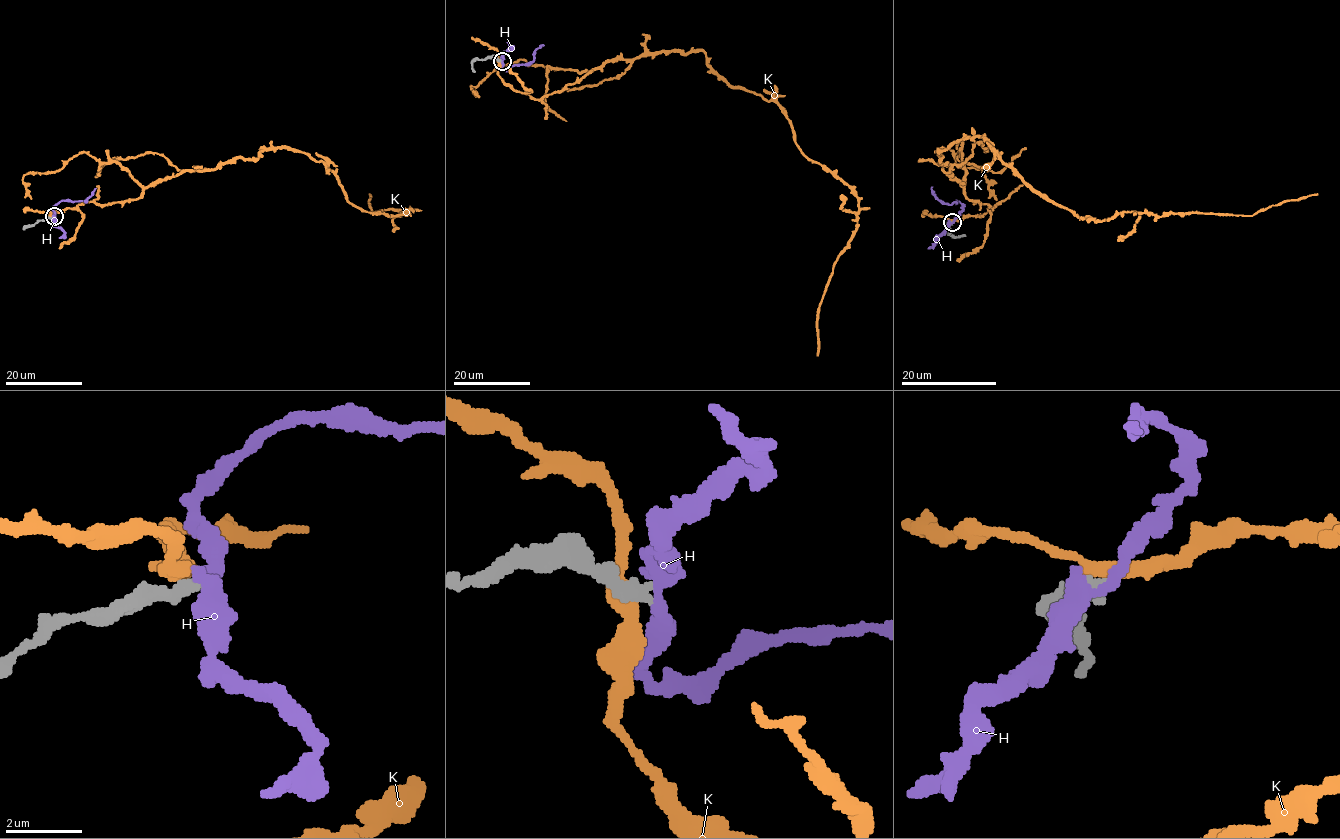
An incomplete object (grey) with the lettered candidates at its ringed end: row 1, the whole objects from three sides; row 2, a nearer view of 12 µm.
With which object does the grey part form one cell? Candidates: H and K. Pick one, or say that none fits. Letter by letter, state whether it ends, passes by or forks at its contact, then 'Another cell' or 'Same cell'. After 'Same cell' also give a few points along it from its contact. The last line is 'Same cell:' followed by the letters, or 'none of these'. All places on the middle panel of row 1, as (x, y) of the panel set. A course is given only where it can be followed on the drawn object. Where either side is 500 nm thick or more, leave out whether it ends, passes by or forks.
H: It passes by. Another cell
K: It passes by. Another cell
Same cell: none of these

